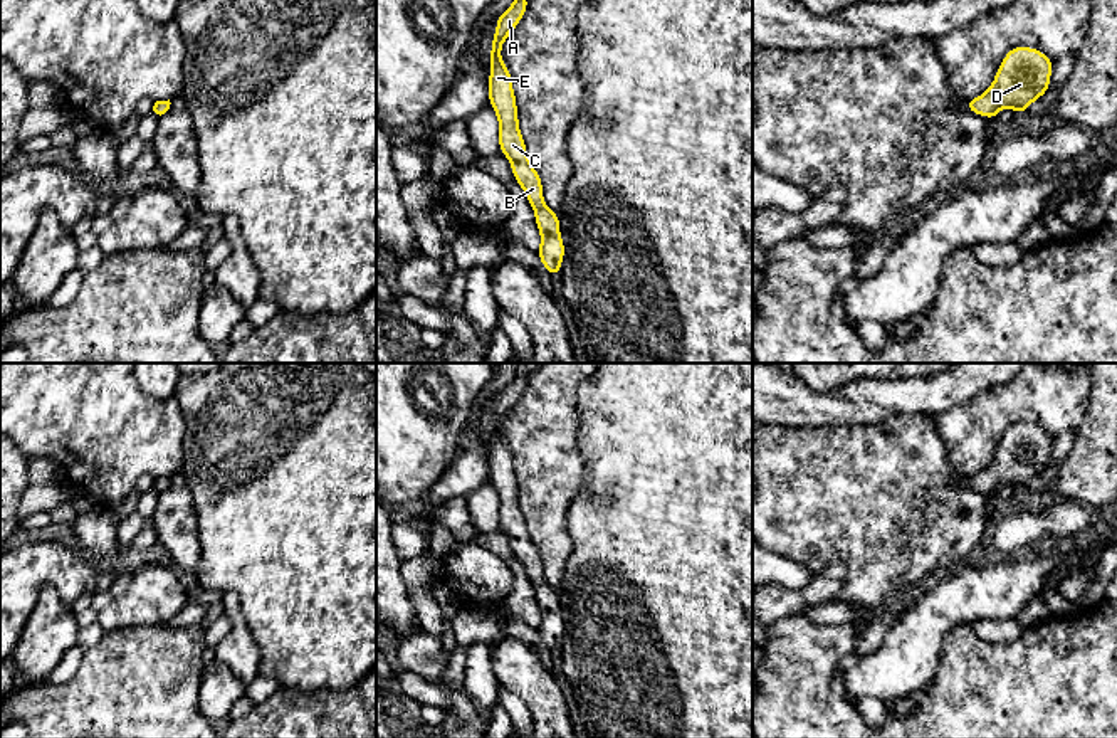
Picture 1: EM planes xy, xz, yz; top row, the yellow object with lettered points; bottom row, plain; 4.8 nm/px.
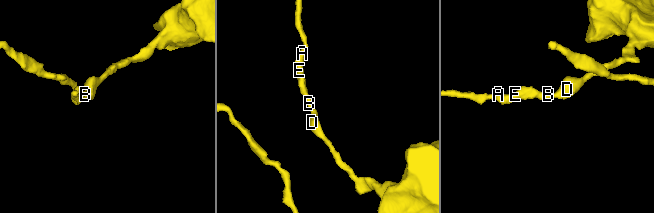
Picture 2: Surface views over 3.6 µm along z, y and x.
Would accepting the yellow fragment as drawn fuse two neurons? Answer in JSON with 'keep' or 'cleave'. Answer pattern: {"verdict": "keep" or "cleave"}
{"verdict": "keep"}

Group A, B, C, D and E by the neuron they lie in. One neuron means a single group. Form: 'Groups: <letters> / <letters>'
Groups: A B C D E

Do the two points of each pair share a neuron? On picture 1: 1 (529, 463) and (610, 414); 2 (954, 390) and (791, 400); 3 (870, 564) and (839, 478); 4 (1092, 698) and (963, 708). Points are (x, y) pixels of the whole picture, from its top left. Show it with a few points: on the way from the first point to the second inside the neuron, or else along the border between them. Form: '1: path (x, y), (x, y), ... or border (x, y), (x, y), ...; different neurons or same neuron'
1: border (576, 394), (576, 449), (583, 473); different neurons
2: path (914, 395), (859, 404), (832, 404); same neuron
3: path (870, 542), (870, 510), (860, 500); same neuron
4: path (1060, 708), (995, 708); same neuron

